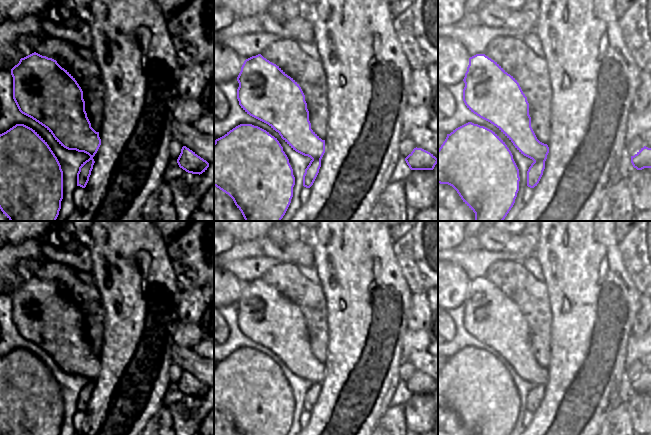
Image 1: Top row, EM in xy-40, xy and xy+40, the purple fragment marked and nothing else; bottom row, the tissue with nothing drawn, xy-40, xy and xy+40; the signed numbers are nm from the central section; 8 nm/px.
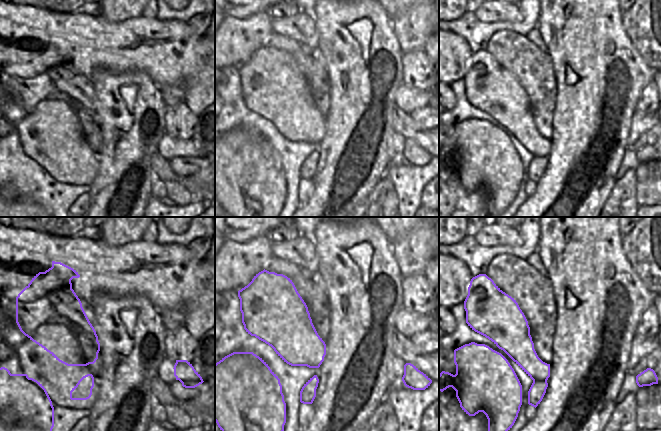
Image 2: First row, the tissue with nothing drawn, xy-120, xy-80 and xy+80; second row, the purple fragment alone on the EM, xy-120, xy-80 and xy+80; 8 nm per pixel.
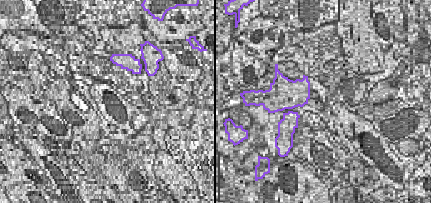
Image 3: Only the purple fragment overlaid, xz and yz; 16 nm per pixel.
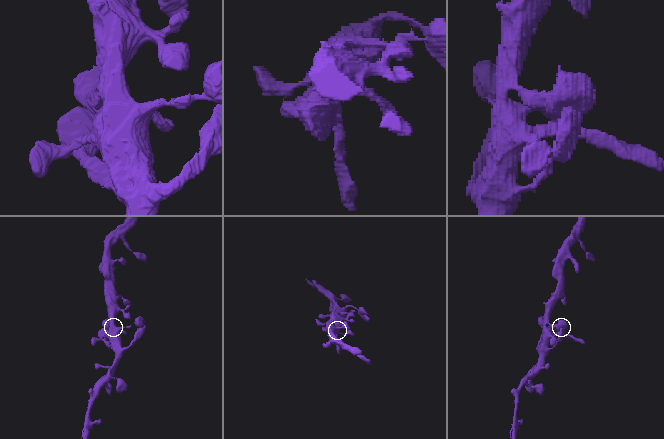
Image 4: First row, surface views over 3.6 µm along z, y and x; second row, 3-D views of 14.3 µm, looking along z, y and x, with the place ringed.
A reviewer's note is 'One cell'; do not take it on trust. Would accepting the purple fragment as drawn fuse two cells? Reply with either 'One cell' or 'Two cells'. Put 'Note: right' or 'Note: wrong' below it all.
One cell.
Note: right

